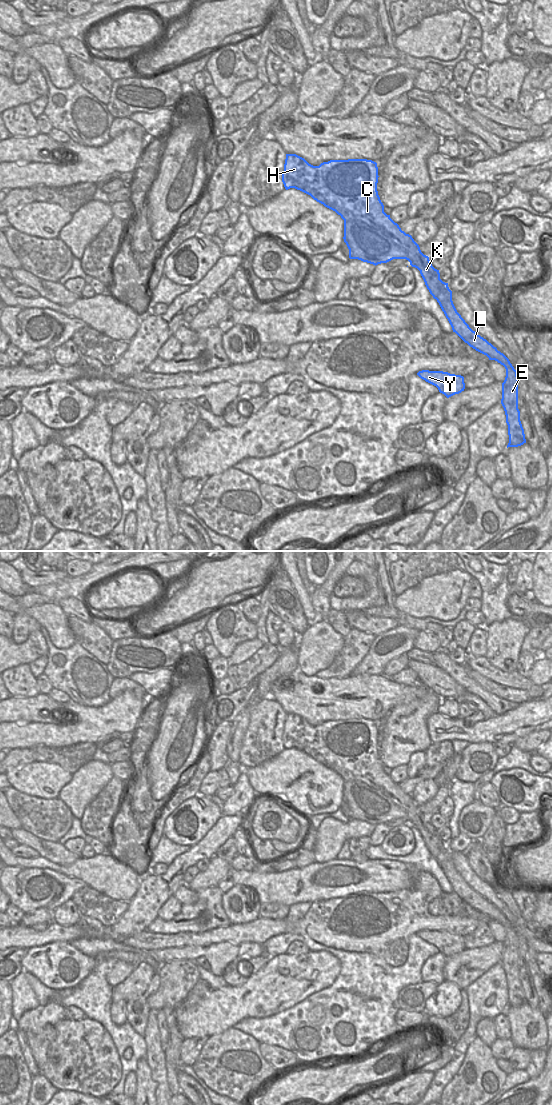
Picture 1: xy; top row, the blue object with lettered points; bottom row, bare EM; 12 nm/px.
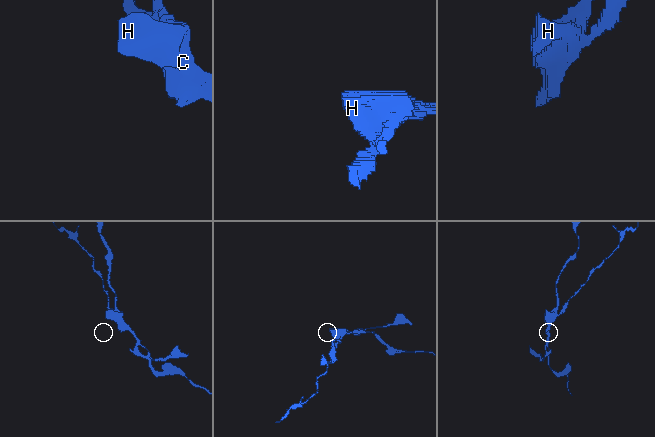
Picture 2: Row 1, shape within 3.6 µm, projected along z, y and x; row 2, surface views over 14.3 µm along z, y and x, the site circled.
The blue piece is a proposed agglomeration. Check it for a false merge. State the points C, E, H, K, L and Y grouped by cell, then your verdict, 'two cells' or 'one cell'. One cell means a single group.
groups C E H K L / Y; two cells

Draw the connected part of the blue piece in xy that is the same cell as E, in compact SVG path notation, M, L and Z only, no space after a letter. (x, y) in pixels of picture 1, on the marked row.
M286 154L282 182L286 190L295 188L310 195L335 211L344 222L360 220L381 232L417 263L427 289L439 303L453 332L489 360L495 360L505 367L501 404L508 425L507 448L523 445L526 439L518 409L517 371L503 353L469 327L457 312L452 291L448 283L440 279L439 270L432 266L429 257L421 252L412 236L402 231L384 212L377 191L378 177L377 163L372 160L330 160L313 166L296 154Z

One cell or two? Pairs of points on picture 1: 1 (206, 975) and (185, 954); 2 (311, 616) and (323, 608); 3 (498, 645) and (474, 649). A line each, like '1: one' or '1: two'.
1: two
2: two
3: two

